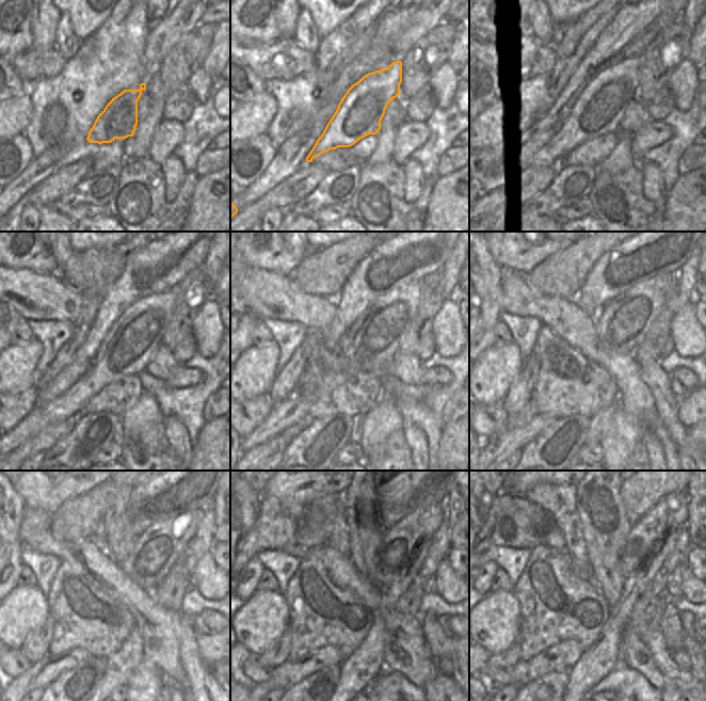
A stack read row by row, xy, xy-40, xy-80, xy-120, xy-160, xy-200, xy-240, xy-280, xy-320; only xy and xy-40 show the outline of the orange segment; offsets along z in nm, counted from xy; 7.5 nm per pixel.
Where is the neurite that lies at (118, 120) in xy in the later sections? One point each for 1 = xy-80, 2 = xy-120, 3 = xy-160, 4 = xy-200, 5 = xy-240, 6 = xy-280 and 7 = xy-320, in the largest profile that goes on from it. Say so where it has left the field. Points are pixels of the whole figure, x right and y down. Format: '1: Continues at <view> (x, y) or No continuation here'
1: Continues at xy-80 (599, 109)
2: Continues at xy-120 (130, 344)
3: Continues at xy-160 (371, 341)
4: Continues at xy-200 (621, 325)
5: Continues at xy-240 (160, 546)
6: Continues at xy-280 (403, 546)
7: Continues at xy-320 (652, 538).

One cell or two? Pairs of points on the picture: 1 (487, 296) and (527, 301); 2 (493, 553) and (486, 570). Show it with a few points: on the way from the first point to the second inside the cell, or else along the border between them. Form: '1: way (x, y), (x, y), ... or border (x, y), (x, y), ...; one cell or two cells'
1: border (502, 273), (499, 311); two cells
2: border (480, 568), (488, 561), (494, 561), (500, 568); two cells

